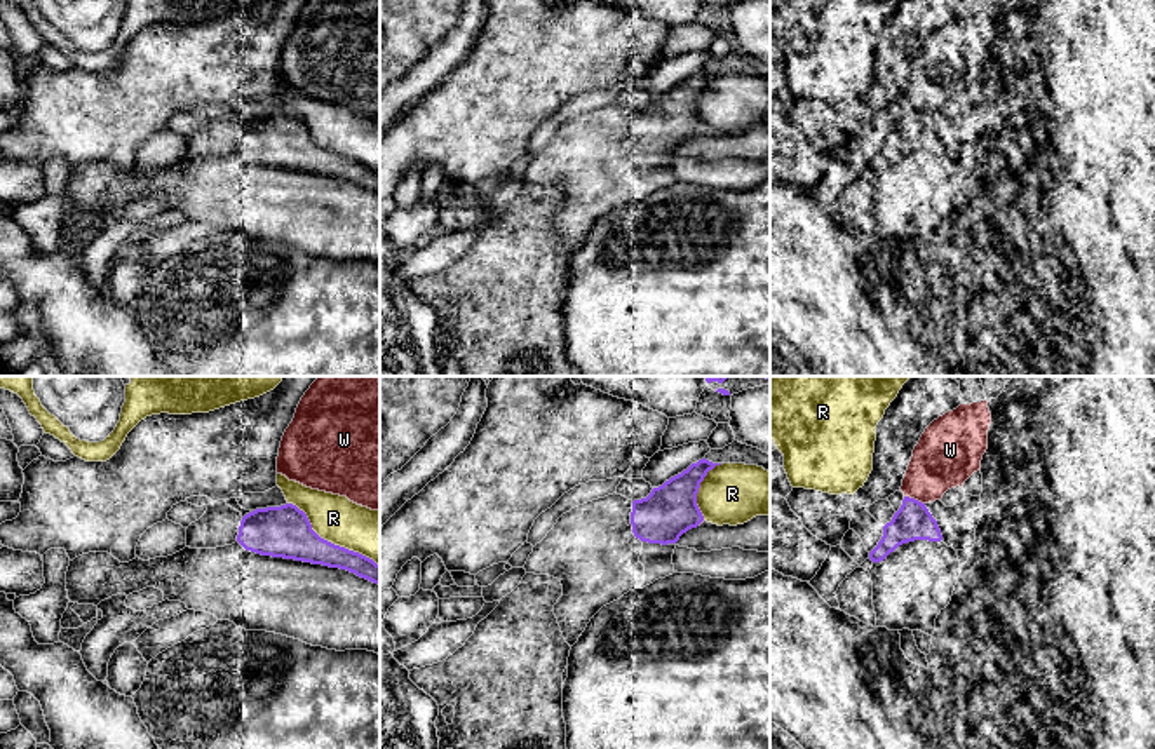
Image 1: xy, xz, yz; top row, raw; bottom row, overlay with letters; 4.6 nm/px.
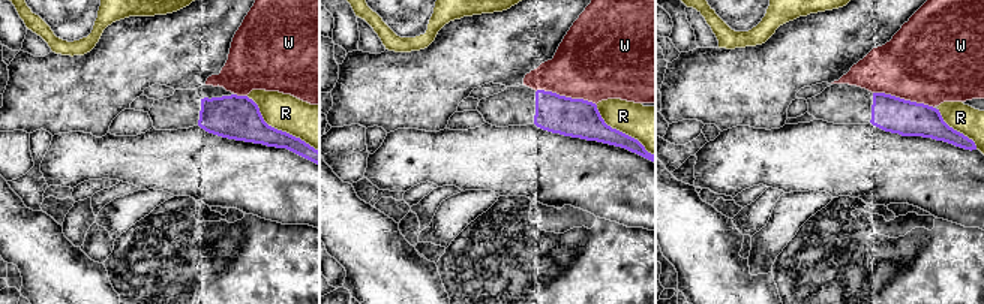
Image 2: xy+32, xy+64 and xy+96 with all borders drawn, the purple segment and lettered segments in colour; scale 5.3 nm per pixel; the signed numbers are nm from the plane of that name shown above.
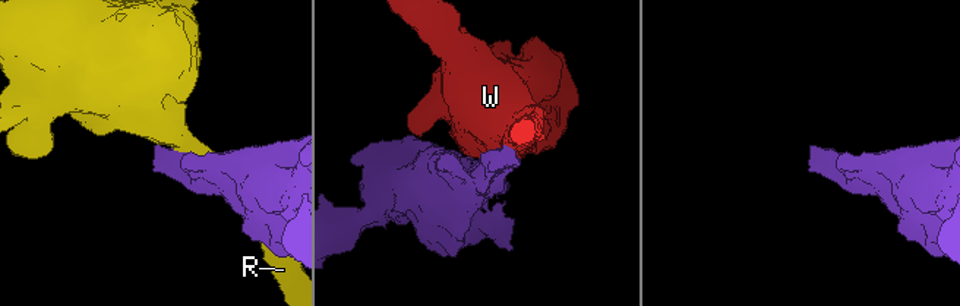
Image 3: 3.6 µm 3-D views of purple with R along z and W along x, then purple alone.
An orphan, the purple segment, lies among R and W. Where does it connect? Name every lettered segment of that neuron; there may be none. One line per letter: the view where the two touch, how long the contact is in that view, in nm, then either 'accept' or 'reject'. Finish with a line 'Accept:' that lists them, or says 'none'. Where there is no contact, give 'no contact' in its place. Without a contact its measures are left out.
R: xy | 500 nm | reject
W: yz | 100 nm | reject
Accept: none

